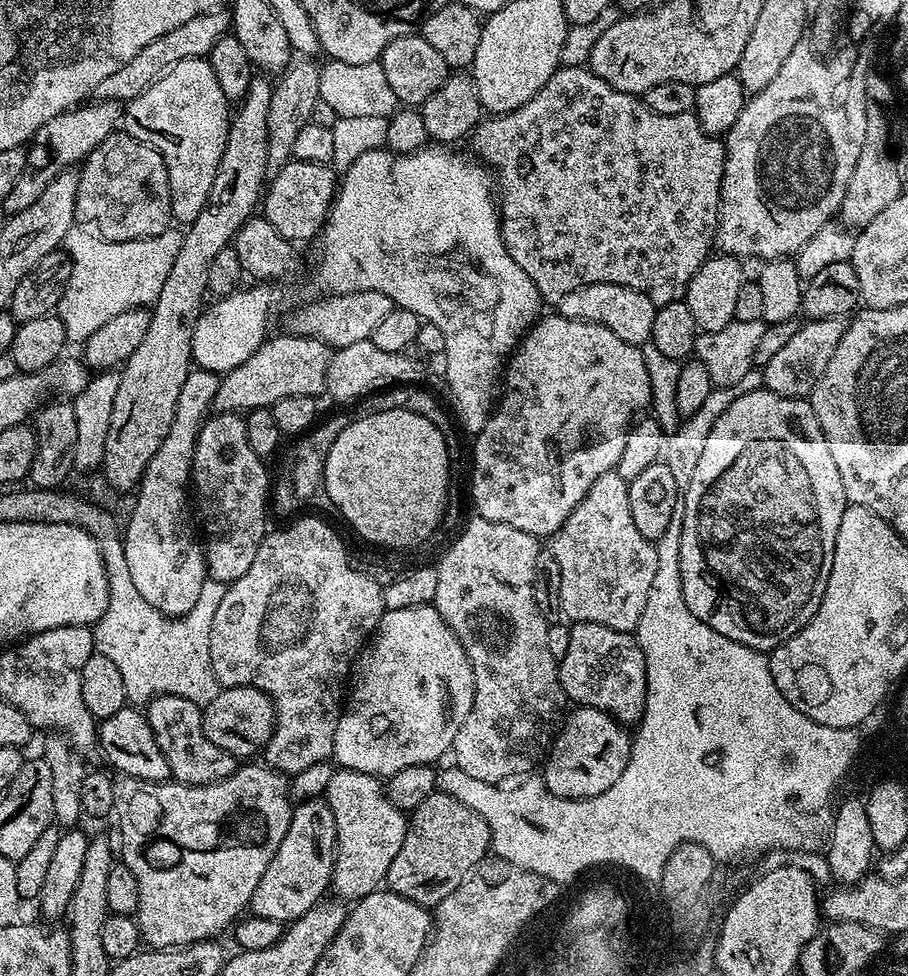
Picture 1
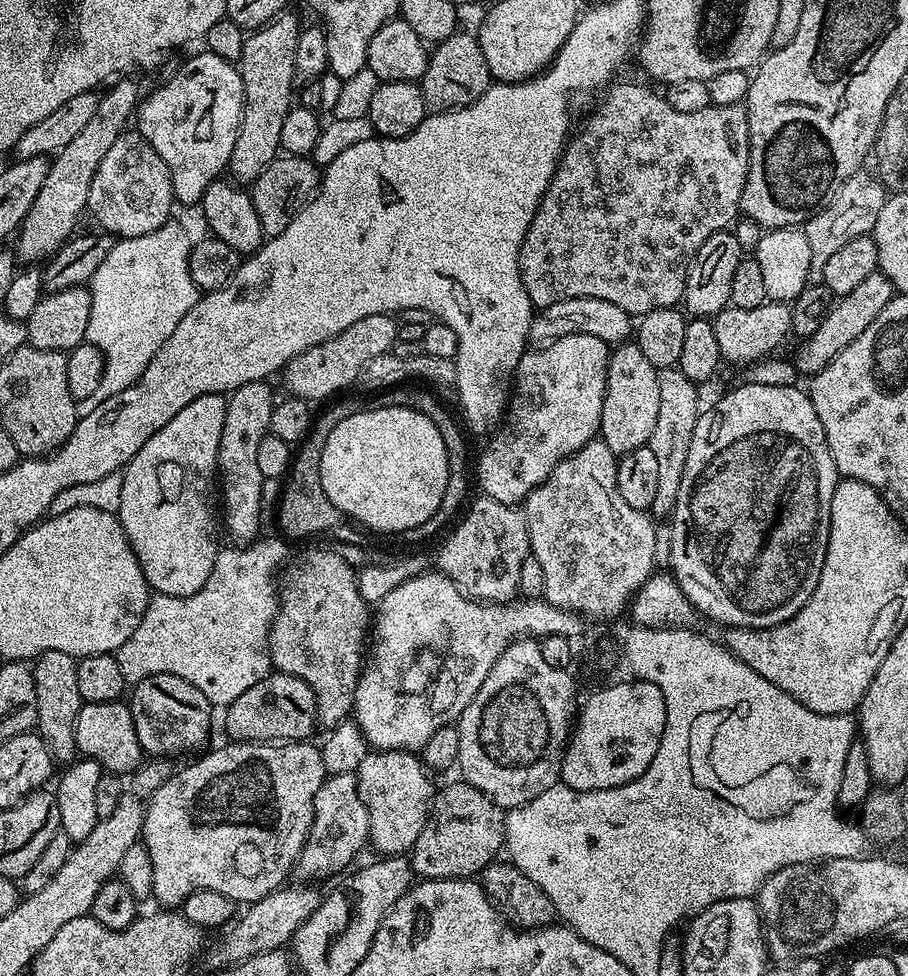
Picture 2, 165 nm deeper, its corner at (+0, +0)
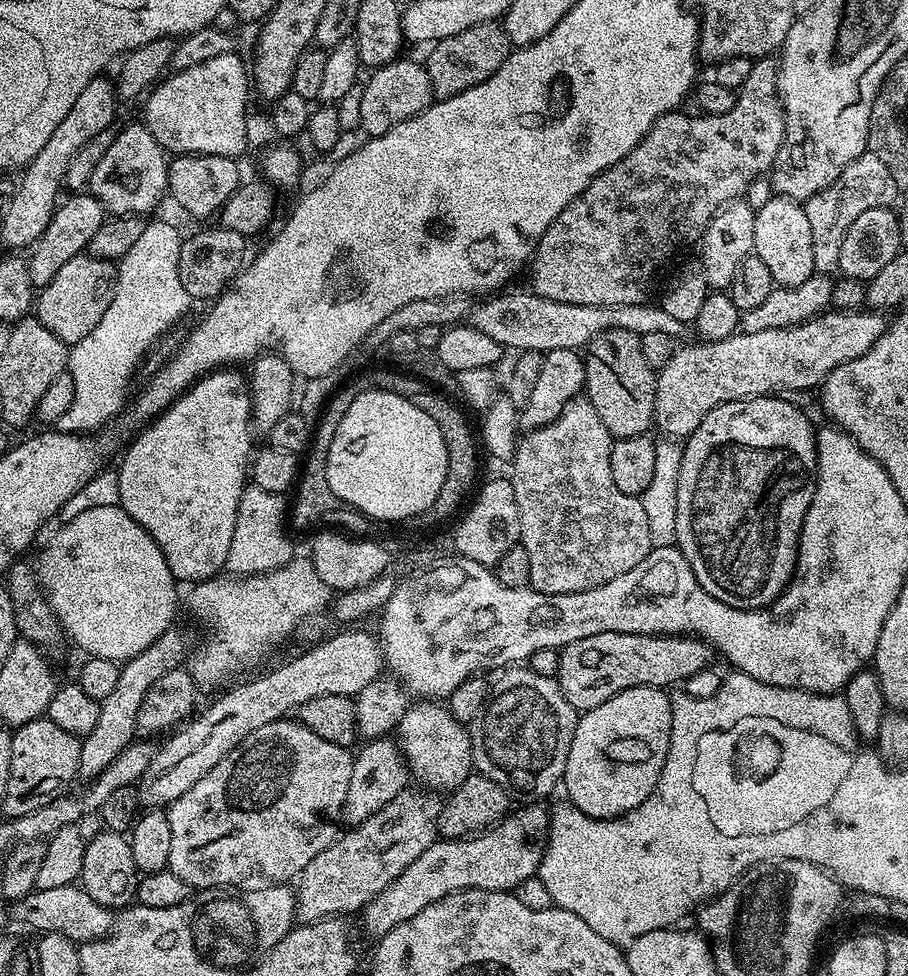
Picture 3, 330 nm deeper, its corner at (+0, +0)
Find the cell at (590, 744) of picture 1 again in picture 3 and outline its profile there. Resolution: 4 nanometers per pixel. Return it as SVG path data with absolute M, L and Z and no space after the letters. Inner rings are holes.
M650 686L622 690L614 694L614 698L602 702L602 706L594 706L577 719L570 754L566 758L562 788L568 791L567 799L582 810L582 814L595 820L619 818L646 802L648 795L656 789L672 733L672 700L668 694L665 689Z

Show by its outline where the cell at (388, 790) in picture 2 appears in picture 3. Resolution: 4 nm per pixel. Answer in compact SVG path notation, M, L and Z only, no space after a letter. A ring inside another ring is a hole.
M443 703L417 704L420 704L417 708L416 705L409 706L396 727L394 736L398 741L398 748L413 781L421 780L422 783L429 784L424 786L437 793L450 794L455 788L462 786L462 782L466 782L466 778L474 772L469 729L458 723Z

